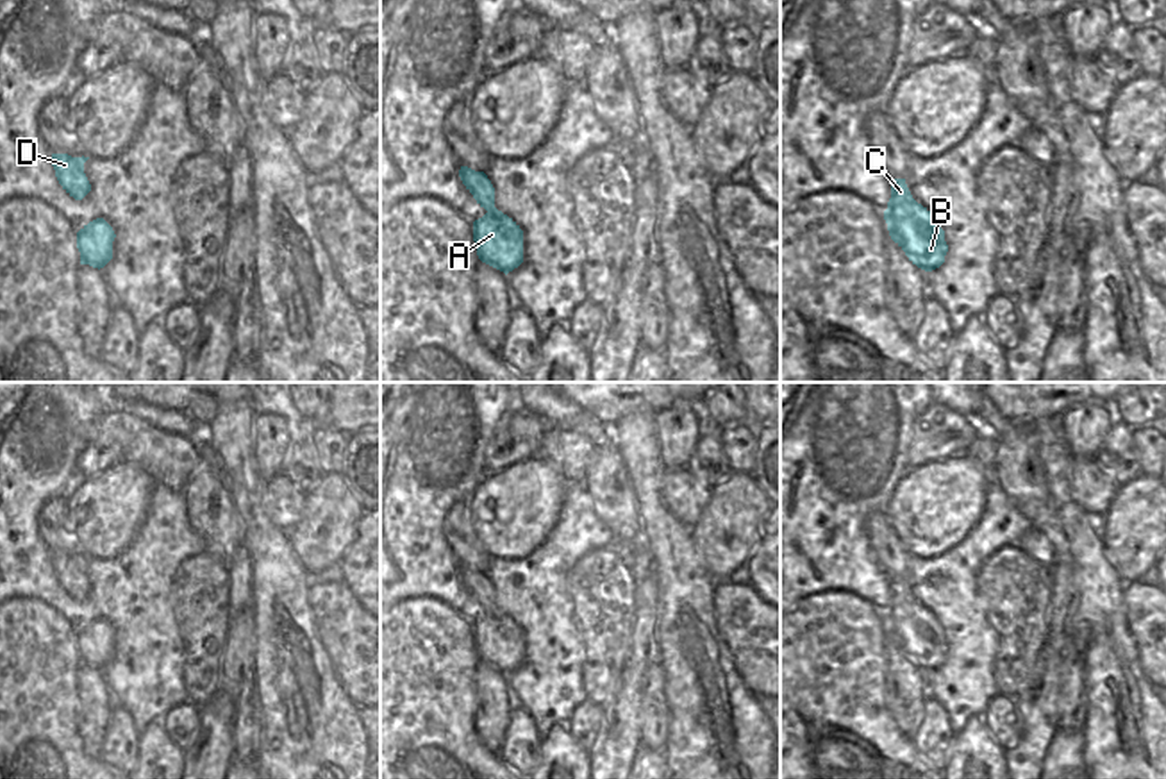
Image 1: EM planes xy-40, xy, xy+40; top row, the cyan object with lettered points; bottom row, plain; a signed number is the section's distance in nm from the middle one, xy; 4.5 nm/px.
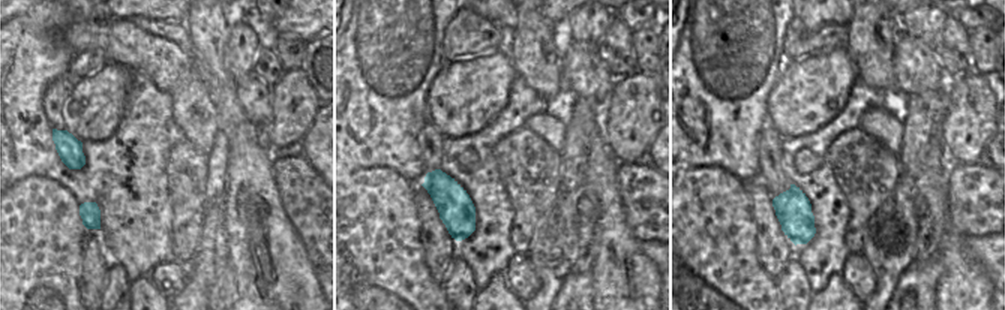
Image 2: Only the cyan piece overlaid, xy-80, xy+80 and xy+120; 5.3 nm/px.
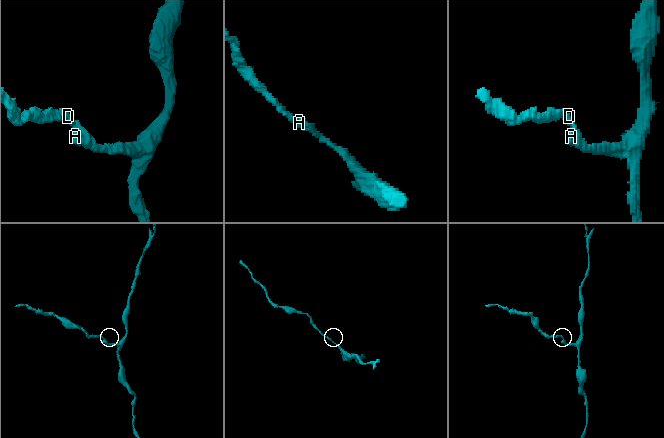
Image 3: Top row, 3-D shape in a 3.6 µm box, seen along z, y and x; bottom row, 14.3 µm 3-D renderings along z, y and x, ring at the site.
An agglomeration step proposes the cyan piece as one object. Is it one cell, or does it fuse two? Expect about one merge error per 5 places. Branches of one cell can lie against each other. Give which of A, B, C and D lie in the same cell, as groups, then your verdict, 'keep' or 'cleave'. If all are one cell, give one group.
A B C D | keep

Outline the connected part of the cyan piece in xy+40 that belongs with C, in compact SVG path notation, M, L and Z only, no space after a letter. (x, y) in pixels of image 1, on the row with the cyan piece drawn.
M905 179L891 180L891 198L884 220L891 239L912 264L932 272L945 263L948 252L945 230L934 214L912 198Z

